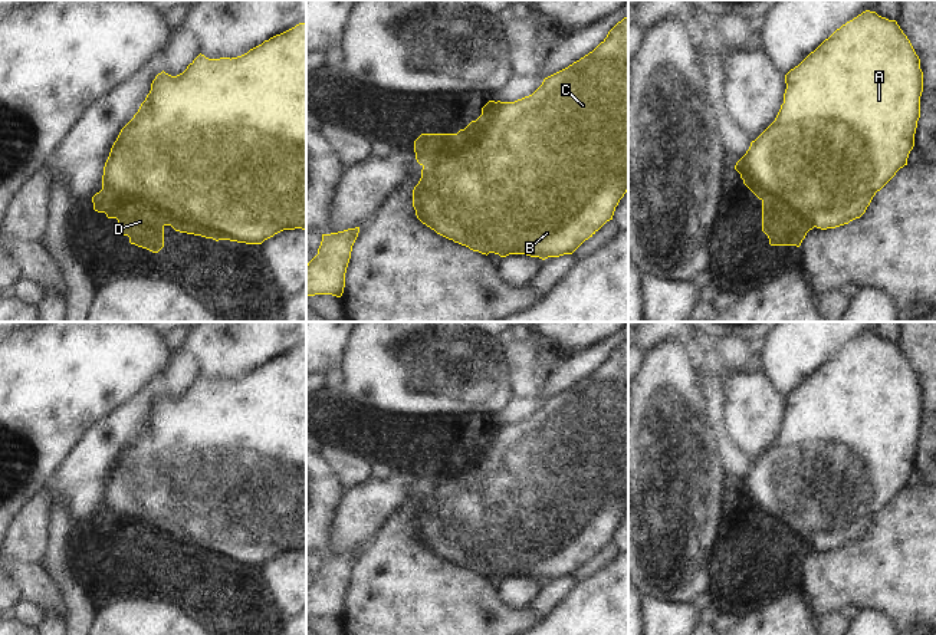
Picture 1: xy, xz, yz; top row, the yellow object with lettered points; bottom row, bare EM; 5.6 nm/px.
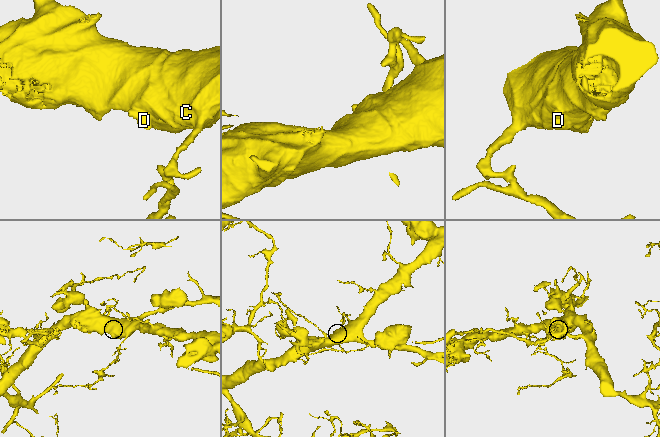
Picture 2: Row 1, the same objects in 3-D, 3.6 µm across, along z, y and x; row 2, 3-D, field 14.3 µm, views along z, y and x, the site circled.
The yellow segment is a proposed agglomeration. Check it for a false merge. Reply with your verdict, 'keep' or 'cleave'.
keep

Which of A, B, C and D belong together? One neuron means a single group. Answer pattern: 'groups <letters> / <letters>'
groups A B C D

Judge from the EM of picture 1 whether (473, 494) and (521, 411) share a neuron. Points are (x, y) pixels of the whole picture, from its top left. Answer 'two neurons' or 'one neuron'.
one neuron

